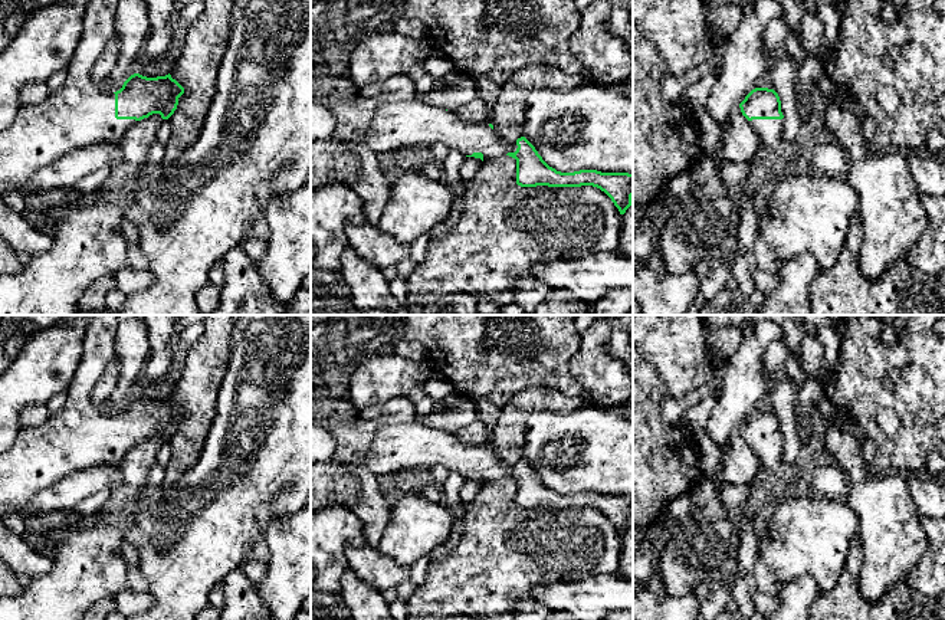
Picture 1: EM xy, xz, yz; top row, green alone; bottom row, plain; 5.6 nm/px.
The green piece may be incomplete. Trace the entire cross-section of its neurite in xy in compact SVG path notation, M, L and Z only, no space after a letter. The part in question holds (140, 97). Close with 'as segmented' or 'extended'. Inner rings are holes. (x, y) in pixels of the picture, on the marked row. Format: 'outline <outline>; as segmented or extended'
outline M88 0L82 37L72 56L65 85L45 101L22 105L14 121L0 132L0 197L12 191L40 167L79 148L122 142L127 131L152 114L168 119L184 88L171 75L147 78L131 75L117 92L105 92L91 81L91 69L114 35L118 0Z; extended

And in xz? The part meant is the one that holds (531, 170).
outline M357 96L329 102L335 118L331 140L344 145L360 144L373 152L391 152L403 147L432 147L437 142L482 161L512 157L516 160L516 184L521 187L581 187L604 191L620 214L631 206L633 174L580 170L561 173L549 167L535 147L521 137L503 141L492 124L462 122L453 111L433 106L423 99L383 104Z; extended

